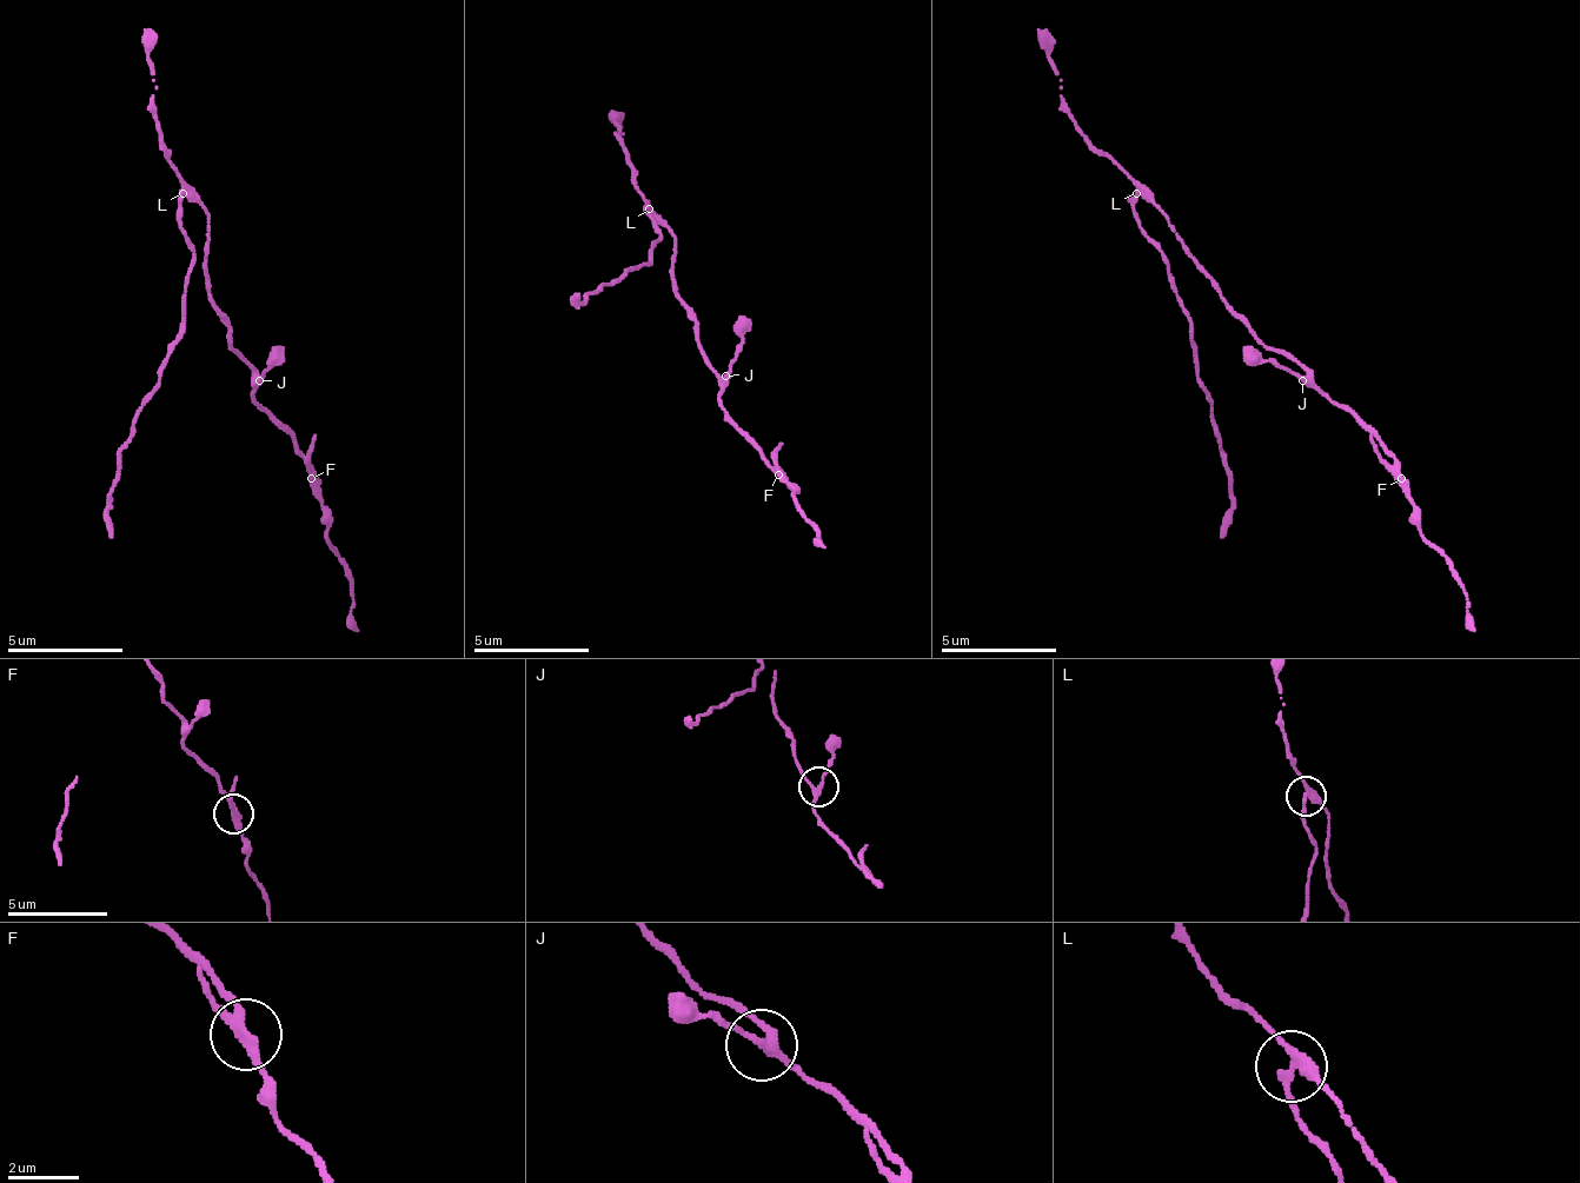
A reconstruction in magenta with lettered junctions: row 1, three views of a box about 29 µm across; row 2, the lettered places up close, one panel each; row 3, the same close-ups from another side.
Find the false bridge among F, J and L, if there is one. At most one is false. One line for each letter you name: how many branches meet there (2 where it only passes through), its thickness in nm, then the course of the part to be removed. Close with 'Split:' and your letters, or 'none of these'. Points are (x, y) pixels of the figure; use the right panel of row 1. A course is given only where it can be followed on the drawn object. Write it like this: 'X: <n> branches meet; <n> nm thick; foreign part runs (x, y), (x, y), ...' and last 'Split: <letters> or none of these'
L: 3 branches meet; 240 nm thick; foreign part runs (1135, 194), (1141, 236), (1163, 258), (1187, 316), (1199, 386), (1227, 456), (1233, 507), (1221, 537)
Split: L

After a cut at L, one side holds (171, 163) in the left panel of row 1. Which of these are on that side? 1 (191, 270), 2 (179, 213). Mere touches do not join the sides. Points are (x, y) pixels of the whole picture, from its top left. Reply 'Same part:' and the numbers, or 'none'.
Same part: none

